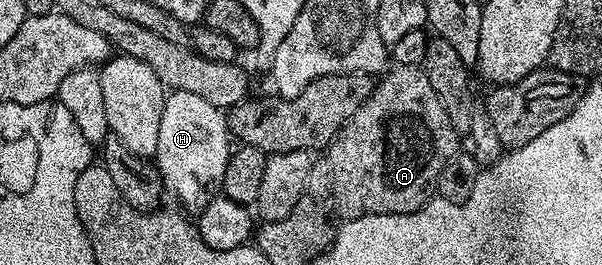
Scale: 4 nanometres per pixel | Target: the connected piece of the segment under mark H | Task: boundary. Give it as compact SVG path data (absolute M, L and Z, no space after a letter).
M172 90L167 93L160 118L159 141L154 163L161 174L163 189L169 195L171 193L183 205L180 206L185 211L190 210L192 214L201 211L219 193L231 151L228 120L221 109L188 91Z

